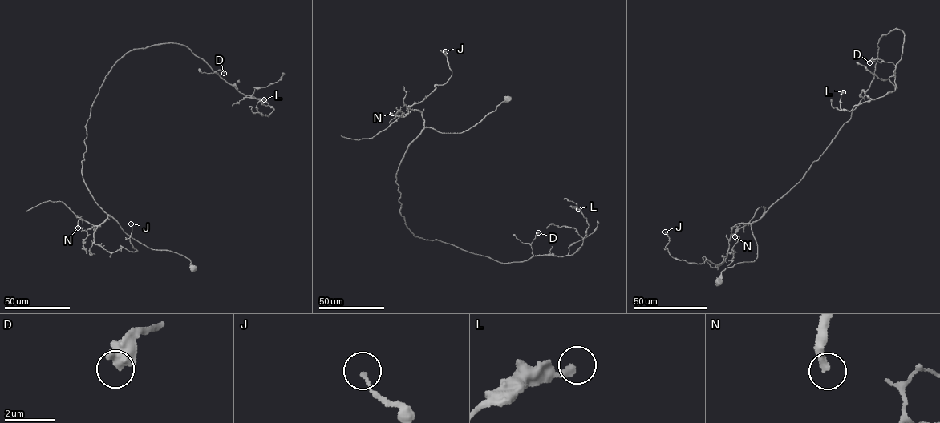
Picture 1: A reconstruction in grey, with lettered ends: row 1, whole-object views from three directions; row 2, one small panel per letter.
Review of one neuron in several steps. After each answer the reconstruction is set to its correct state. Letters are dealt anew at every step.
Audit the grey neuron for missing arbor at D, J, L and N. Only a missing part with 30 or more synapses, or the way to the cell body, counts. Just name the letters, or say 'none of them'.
none of them

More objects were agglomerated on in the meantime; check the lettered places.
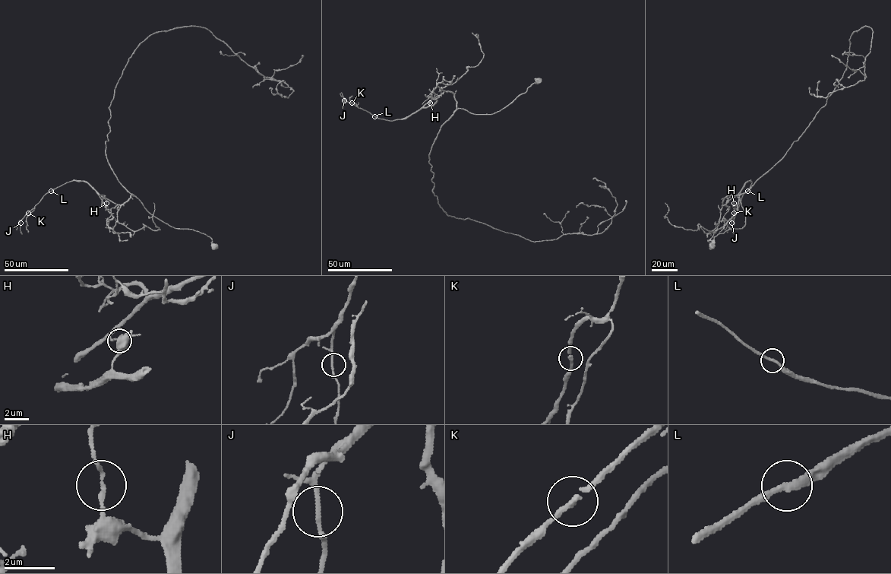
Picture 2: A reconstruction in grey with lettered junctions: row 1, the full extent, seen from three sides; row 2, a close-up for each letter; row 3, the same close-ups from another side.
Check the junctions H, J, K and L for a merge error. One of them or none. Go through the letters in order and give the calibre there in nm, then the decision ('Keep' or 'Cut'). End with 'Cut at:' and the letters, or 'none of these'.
H: Thickness 140 nm. Cut
J: Thickness 160 nm. Keep
K: Thickness 220 nm. Keep
L: Thickness 240 nm. Keep
Cut at: H

